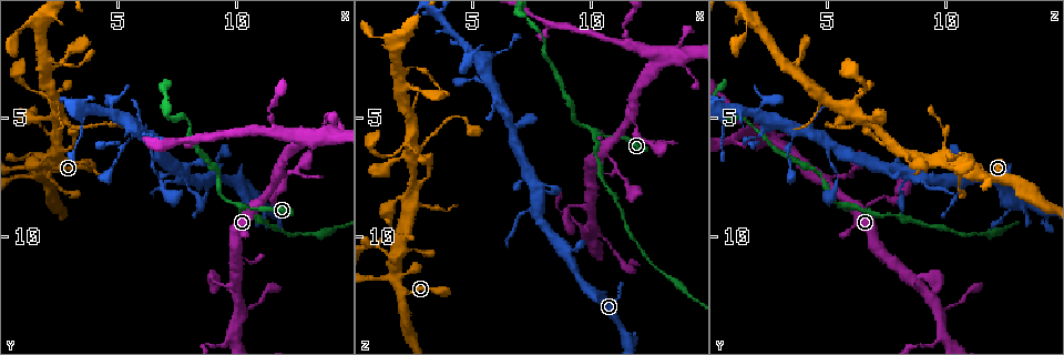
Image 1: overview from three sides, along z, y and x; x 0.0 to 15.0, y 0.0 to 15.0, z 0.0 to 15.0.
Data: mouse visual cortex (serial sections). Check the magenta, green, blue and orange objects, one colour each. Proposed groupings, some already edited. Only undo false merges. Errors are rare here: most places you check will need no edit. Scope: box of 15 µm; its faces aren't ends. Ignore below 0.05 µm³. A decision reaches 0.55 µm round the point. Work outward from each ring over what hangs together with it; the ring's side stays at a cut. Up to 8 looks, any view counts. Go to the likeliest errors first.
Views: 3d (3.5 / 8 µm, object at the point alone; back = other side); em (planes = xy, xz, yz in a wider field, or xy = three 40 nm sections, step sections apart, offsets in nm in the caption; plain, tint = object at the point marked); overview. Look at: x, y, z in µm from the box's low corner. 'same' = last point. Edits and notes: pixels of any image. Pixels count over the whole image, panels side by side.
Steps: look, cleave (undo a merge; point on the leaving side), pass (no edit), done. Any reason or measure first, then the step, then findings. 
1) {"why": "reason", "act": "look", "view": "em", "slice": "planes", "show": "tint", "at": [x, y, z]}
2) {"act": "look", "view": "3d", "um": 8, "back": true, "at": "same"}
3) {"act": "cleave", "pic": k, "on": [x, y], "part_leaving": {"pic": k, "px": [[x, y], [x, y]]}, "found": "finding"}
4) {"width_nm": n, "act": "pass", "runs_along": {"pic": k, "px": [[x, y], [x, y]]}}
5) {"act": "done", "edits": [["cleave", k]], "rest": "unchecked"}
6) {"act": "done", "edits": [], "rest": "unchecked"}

{"why": "branch point", "act": "look", "view": "3d", "um": 3.5, "at": [10.3, 8.7, 5.7]}

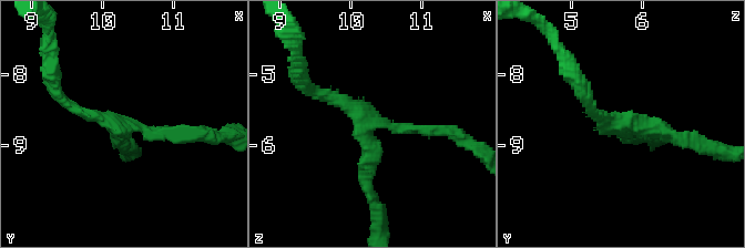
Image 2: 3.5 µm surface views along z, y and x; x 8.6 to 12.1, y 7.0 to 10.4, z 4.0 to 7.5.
{"arms": 3, "arm_widths_nm": [150, 150, 200], "why": "need the tissue", "act": "look", "view": "em", "slice": "xy", "step": 2, "show": "plain", "at": [10.25, 8.75, 5.65]}

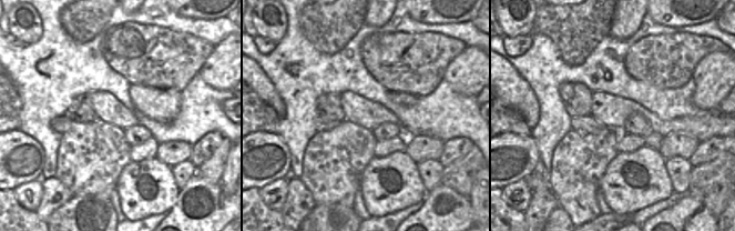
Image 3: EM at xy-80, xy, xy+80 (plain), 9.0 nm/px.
{"act": "look", "view": "em", "slice": "xy", "step": 2, "show": "tint", "at": "same"}

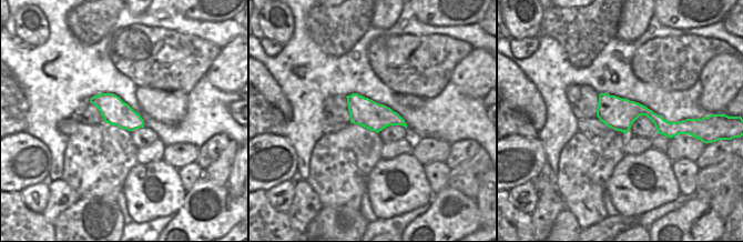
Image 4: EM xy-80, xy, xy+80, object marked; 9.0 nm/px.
{"act": "pass", "runs_along": {"pic": 2, "px": [[437, 132], [368, 121], [310, 90]]}, "found": "all the same cell"}

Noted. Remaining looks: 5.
{"why": "four or more arms meet", "act": "look", "view": "3d", "um": 3.5, "at": [2.5, 4.8, 6.2]}

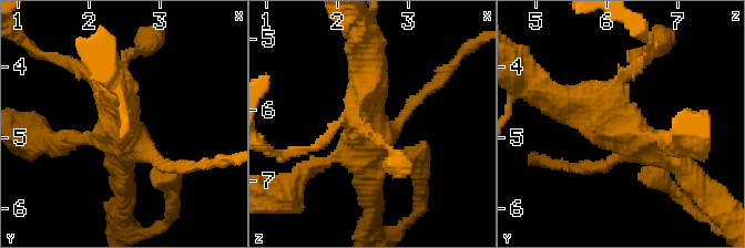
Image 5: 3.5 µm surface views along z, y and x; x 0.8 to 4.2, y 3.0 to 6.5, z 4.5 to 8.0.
{"arms": 4, "arm_widths_nm": [150, 150, 350, 450], "why": "now the EM", "act": "look", "view": "em", "slice": "xy", "step": 2, "show": "tint", "at": [2.45, 4.85, 6.10]}

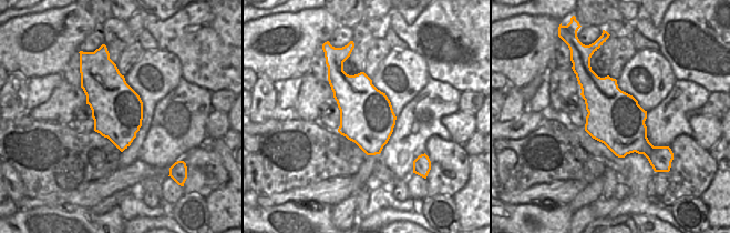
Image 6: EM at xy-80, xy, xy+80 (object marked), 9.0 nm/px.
{"act": "pass", "runs_along": {"pic": 5, "px": [[675, 159], [548, 94]]}, "found": "one cell here"}

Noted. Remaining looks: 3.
{"act": "look", "view": "3d", "um": 3.5, "back": true, "at": [10.1, 13.1, 9.6]}

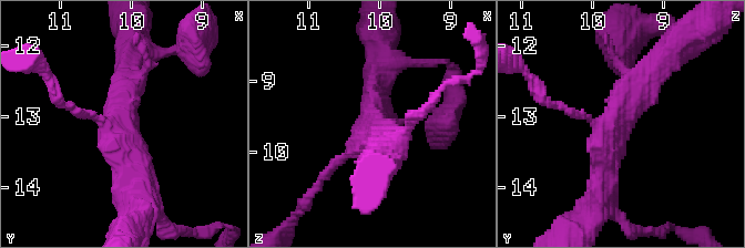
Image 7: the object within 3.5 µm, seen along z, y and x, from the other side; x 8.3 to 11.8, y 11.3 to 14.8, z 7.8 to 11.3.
{"why": "shape alone is not enough", "act": "look", "view": "em", "slice": "xy", "step": 1, "show": "tint", "at": [10.15, 13.00, 9.65]}

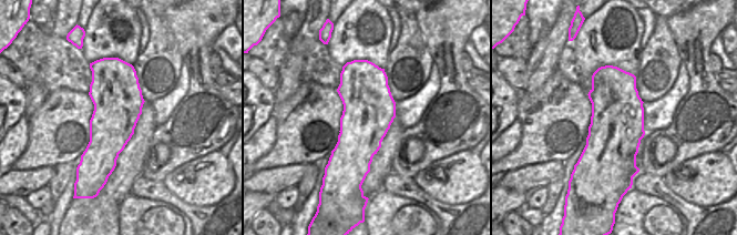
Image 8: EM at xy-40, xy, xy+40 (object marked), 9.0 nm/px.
{"act": "pass", "runs_along": {"pic": 7, "px": [[662, 61], [619, 109], [602, 187]]}, "found": "one cell here"}

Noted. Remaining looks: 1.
{"act": "done", "edits": [], "rest": "unchecked"}

